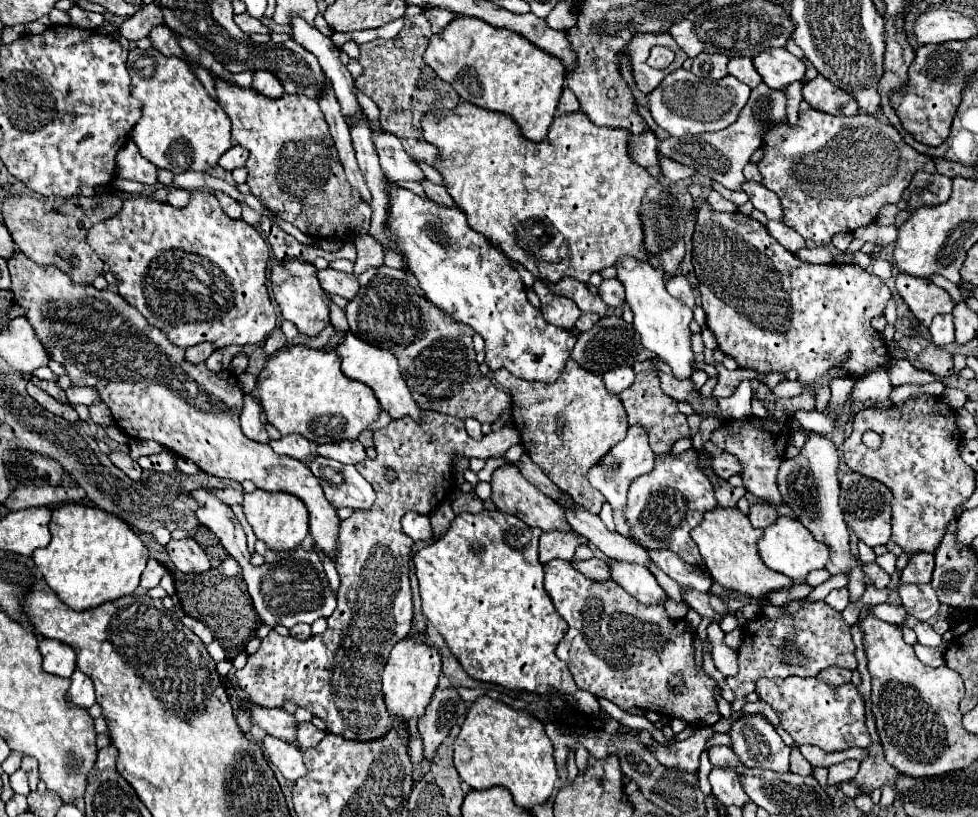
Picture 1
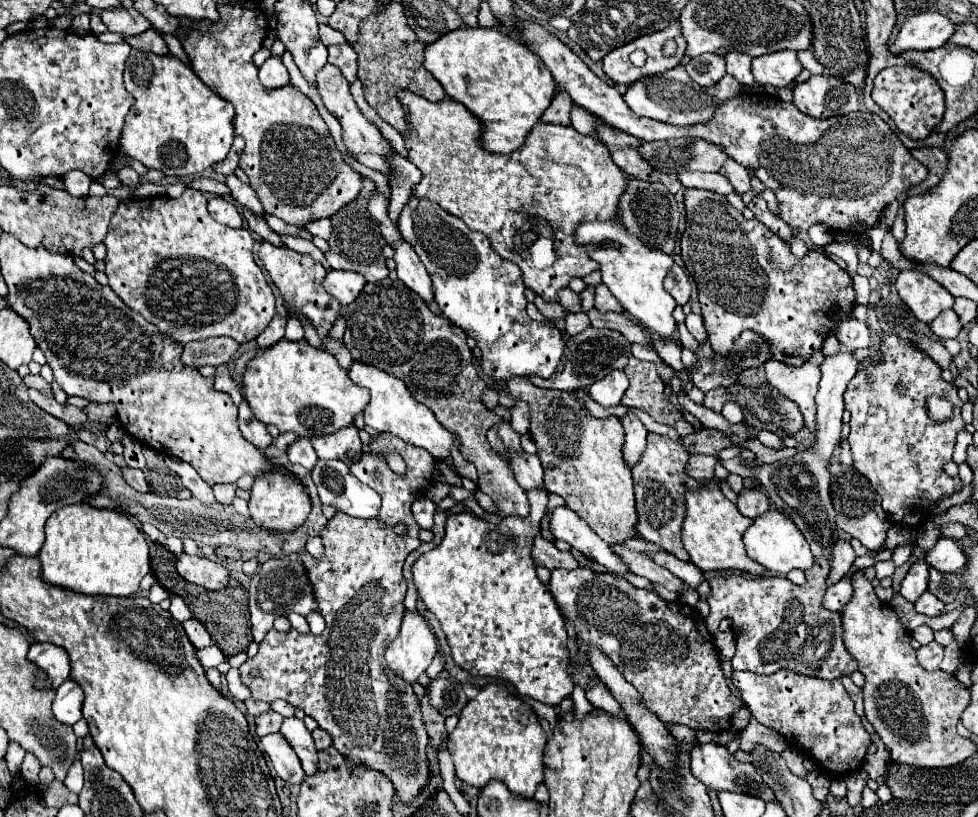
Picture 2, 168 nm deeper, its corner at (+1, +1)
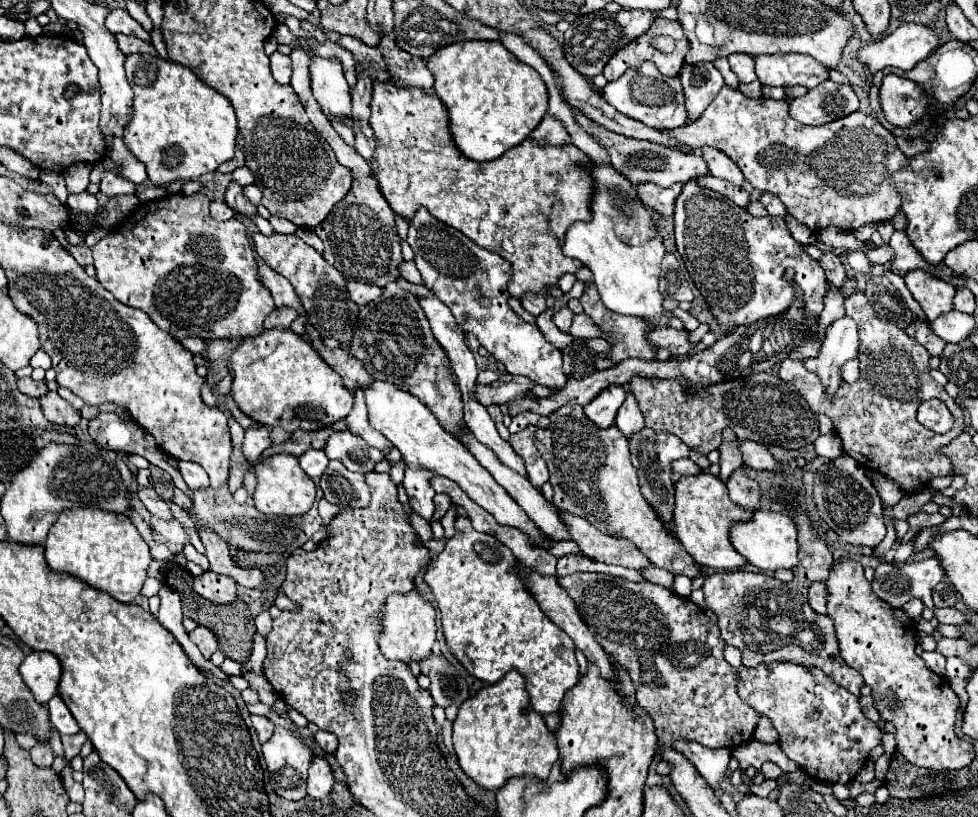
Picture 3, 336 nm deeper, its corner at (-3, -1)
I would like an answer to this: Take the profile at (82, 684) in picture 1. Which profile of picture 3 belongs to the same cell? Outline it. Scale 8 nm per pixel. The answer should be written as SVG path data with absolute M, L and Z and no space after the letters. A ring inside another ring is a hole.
M54 695L48 701L48 713L50 713L50 721L52 725L60 731L60 735L74 735L80 731L76 719L72 717L70 709L66 707L66 703L62 701L60 695Z

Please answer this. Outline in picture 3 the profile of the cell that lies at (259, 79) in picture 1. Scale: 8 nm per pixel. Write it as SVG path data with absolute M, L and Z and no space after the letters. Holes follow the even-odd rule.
M274 51L270 55L270 69L272 69L272 75L278 83L282 83L282 85L290 83L290 57L288 55Z

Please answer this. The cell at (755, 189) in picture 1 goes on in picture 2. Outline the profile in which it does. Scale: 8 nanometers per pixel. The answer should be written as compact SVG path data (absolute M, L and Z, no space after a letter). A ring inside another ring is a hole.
M726 161L724 167L720 169L720 173L732 183L734 191L742 195L742 191L750 191L750 177L748 177L748 169L738 165L736 161Z

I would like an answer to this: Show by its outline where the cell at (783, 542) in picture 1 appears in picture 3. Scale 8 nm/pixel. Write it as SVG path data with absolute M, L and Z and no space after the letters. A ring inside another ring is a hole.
M756 509L750 521L734 523L730 529L730 543L732 547L754 567L760 571L776 571L776 569L792 569L798 565L798 541L796 541L796 525L794 521L776 511L762 511Z

